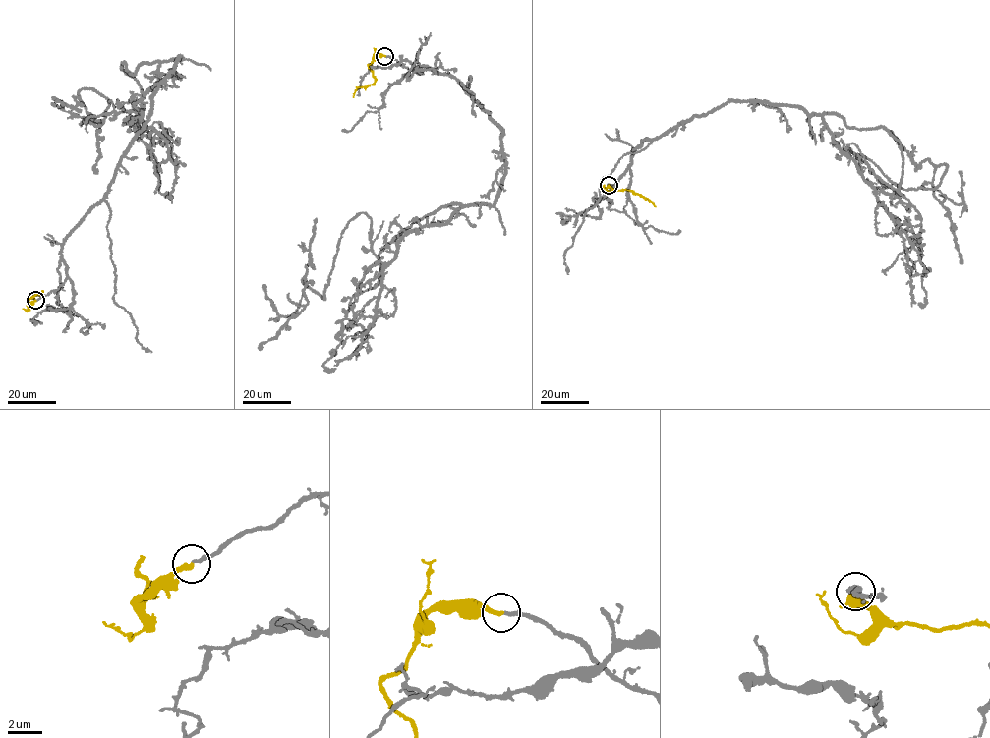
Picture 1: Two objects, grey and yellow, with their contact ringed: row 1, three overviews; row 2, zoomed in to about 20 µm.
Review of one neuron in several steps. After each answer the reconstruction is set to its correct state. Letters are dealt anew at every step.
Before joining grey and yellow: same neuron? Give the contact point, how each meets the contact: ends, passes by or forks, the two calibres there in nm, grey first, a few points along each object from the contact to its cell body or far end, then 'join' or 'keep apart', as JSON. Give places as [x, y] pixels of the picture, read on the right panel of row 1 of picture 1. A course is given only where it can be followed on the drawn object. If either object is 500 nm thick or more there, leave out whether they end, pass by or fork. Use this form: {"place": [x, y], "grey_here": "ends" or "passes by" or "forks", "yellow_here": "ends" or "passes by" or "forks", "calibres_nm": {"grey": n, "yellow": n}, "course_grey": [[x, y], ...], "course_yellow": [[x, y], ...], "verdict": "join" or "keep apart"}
{"place": [609, 185], "grey_here": "ends", "yellow_here": "ends", "calibres_nm": {"grey": 190, "yellow": 280}, "course_grey": [[609, 185], [731, 100], [832, 112], [899, 141], [893, 188], [847, 146], [908, 190], [946, 164], [961, 263]], "course_yellow": [[609, 185], [639, 195], [656, 206]], "verdict": "join"}

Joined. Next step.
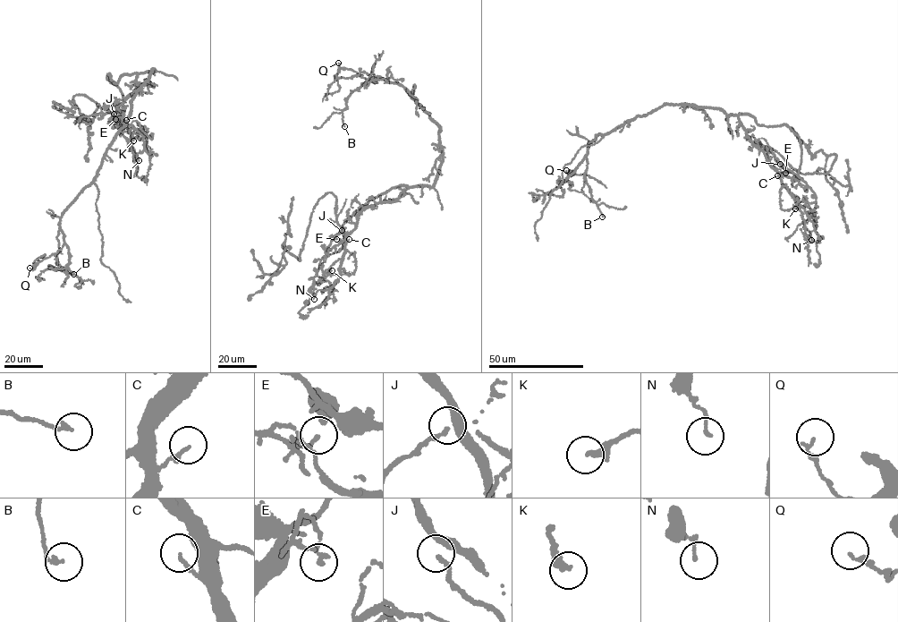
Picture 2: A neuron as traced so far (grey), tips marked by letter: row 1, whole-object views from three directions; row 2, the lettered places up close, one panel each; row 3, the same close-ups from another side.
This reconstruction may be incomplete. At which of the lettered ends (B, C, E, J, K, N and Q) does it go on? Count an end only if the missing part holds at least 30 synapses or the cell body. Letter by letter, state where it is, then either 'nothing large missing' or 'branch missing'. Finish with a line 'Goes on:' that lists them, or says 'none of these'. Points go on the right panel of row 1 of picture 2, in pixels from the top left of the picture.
B: at (602, 217); nothing large missing
C: at (777, 175); nothing large missing
E: at (785, 173); nothing large missing
J: at (780, 164); nothing large missing
K: at (795, 208); nothing large missing
N: at (811, 240); nothing large missing
Q: at (566, 170); nothing large missing
Goes on: none of these

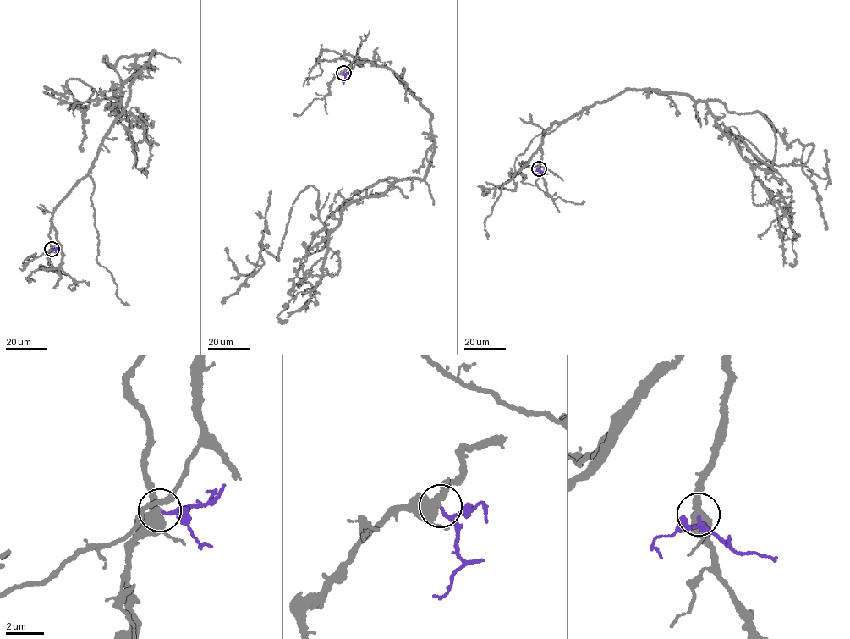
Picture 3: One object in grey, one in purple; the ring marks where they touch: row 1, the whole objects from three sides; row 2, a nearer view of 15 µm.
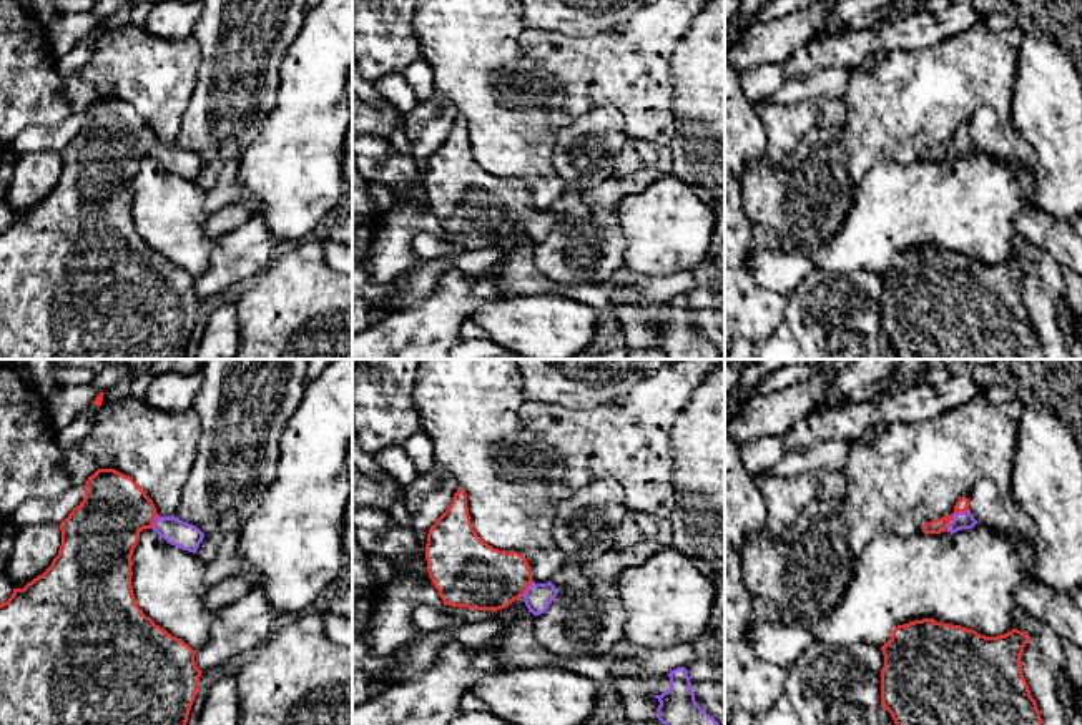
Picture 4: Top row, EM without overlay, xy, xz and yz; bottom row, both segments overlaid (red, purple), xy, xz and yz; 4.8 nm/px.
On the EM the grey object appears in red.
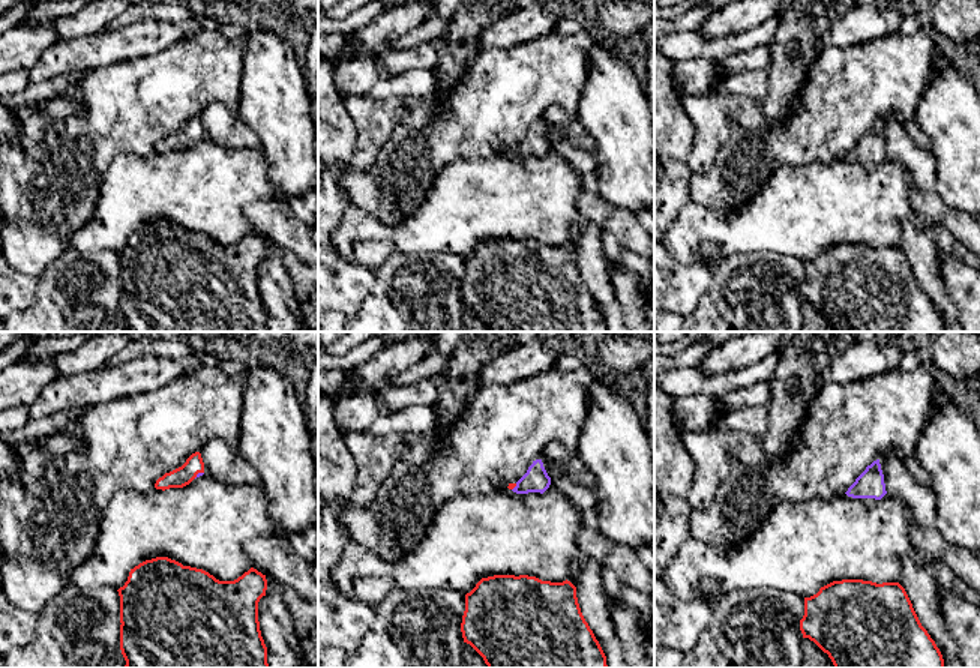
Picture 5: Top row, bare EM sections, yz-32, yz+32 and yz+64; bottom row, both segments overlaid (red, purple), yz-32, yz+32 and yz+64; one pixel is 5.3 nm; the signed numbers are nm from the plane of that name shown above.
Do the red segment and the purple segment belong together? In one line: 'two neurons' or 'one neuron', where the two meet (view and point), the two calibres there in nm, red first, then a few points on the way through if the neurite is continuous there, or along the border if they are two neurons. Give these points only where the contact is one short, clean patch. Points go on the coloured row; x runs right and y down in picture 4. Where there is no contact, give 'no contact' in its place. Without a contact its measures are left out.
one neuron; contact yz (953, 516); calibres 70 and 80 nm; way yz (938, 526), (953, 516), (961, 521)

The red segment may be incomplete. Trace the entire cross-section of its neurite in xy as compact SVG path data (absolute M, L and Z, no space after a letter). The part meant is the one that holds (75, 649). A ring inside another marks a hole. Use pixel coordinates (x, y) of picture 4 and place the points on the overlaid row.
M98 469L83 489L83 501L58 525L61 545L52 565L0 604L0 725L186 725L201 677L196 650L138 607L131 555L145 529L193 554L204 534L175 515L161 517L146 492L115 469Z

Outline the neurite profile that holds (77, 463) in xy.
M90 404L66 427L55 432L71 487L85 487L88 477L98 471L96 462L83 451L83 442L95 426L98 407Z

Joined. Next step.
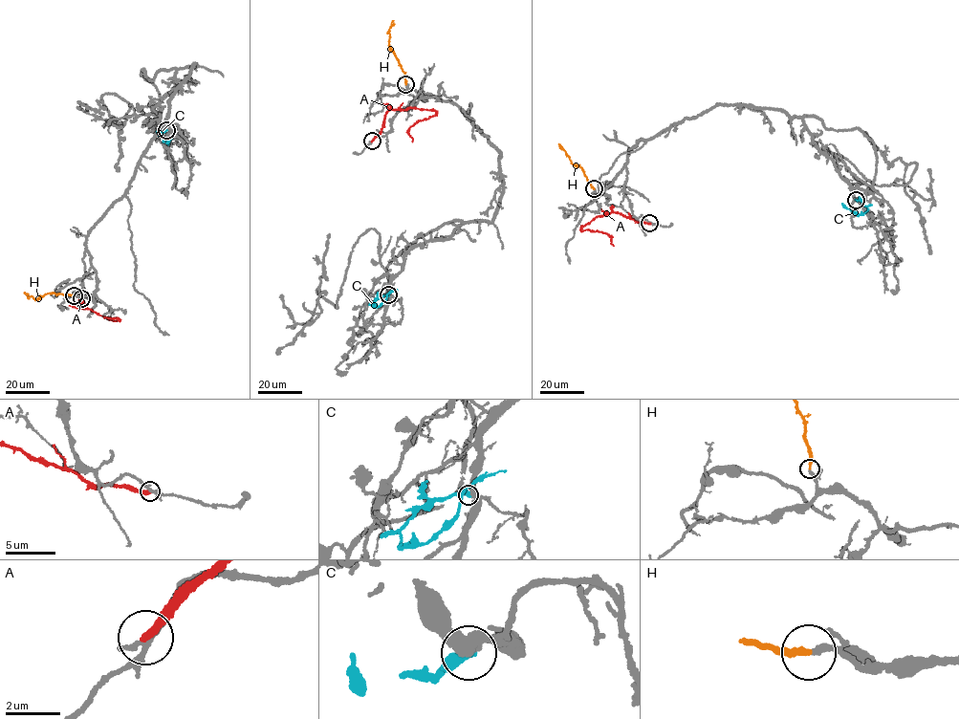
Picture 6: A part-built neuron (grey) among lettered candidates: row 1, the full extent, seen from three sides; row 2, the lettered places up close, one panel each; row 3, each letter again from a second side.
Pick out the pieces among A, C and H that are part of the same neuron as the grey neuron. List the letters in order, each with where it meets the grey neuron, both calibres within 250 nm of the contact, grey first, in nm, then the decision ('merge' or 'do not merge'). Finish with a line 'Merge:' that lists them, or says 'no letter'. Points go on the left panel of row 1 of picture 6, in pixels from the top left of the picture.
A: contact (81, 298); calibres 220 and 280 nm; do not merge
C: contact (166, 130); calibres 400 and 400 nm; do not merge
H: contact (74, 295); calibres 180 and 200 nm; merge
Merge: H

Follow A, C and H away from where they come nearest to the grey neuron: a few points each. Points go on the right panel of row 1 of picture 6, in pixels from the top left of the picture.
A: (649, 223), (612, 211), (580, 228), (582, 230), (608, 234), (614, 245)
C: (856, 199), (866, 206), (861, 214), (857, 214), (842, 203)
H: (594, 189), (582, 169), (572, 164), (558, 144)

